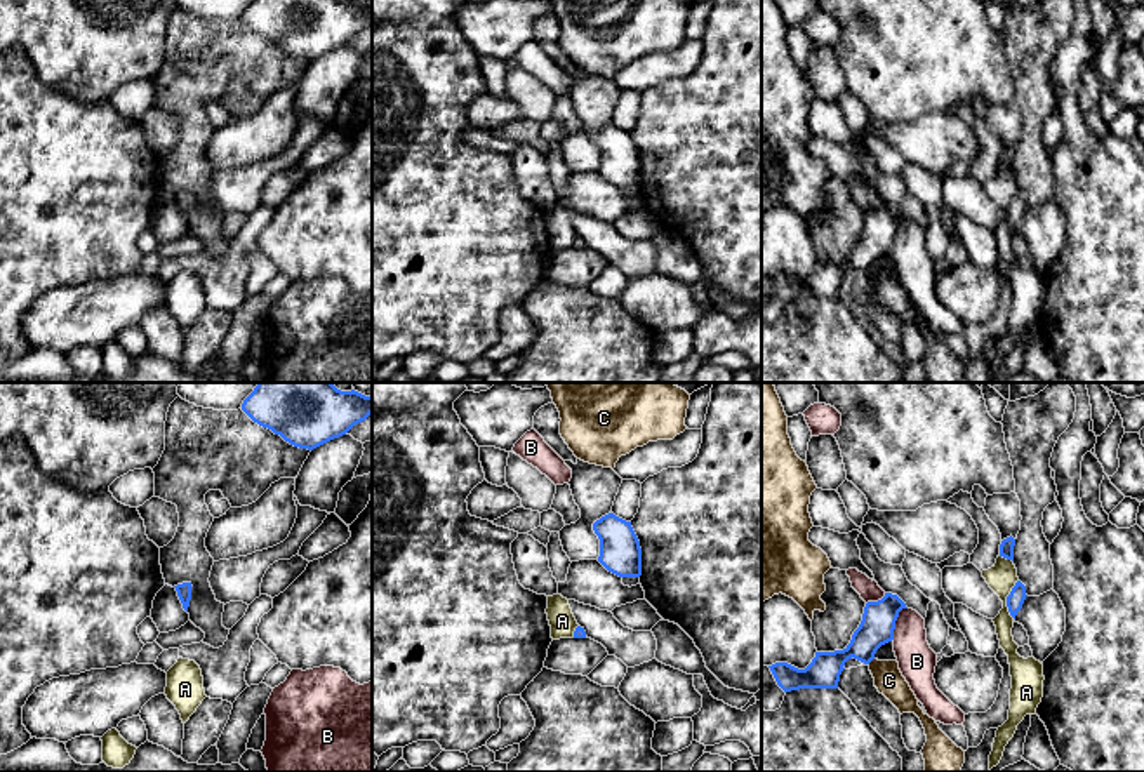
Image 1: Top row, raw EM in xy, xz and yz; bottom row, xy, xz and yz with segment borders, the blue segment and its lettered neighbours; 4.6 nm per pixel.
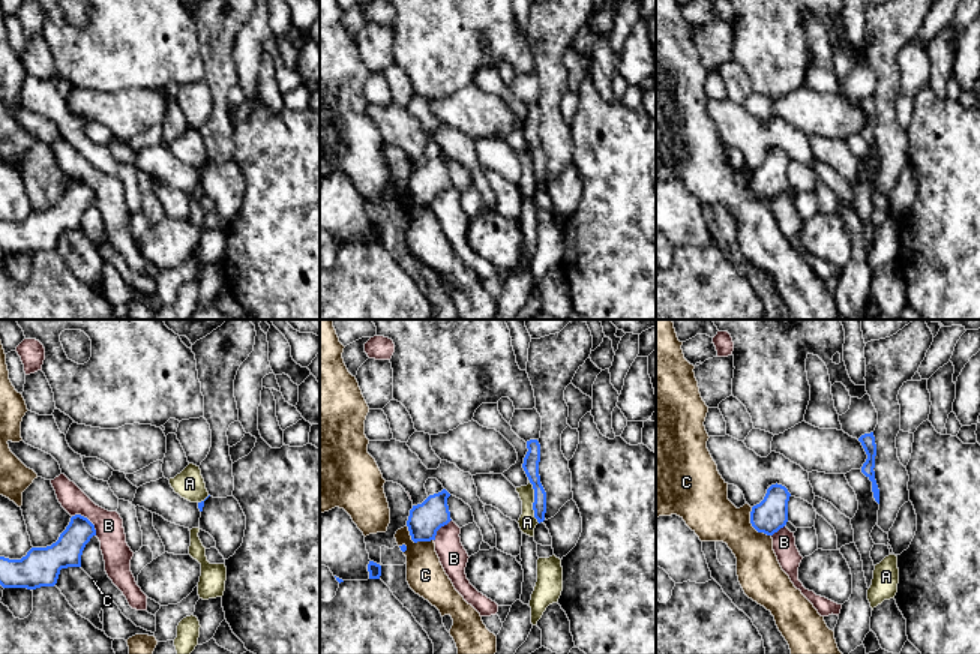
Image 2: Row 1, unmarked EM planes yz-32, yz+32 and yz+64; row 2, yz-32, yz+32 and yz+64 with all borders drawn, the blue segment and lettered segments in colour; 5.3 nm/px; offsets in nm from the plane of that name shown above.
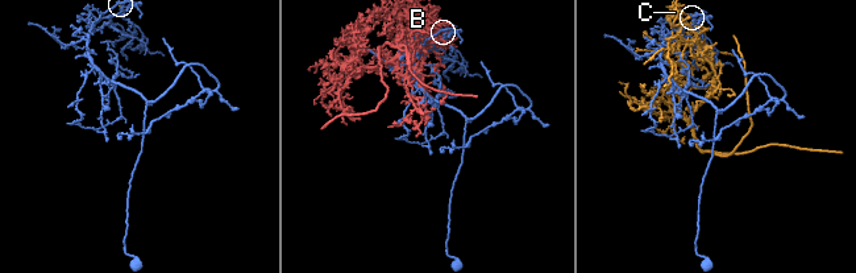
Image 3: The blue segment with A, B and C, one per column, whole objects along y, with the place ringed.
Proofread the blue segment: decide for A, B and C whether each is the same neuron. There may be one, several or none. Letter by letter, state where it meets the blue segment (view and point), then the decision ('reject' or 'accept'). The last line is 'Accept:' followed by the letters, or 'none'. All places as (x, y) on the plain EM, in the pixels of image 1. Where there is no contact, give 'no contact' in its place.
A: meets blue in yz at (1007, 209); reject
B: meets blue in yz at (894, 233); reject
C: meets blue in yz at (871, 270); reject
Accept: none

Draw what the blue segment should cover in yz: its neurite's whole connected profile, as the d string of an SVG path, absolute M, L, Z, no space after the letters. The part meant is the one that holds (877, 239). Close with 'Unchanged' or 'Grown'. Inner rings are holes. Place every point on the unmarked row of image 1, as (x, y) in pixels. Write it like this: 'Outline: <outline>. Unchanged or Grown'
Outline: M892 203L878 212L868 212L862 231L854 242L850 254L843 261L815 263L805 280L788 273L775 273L770 278L777 296L784 303L800 299L838 299L840 285L848 270L869 275L876 261L894 250L895 231L906 214Z. Unchanged

